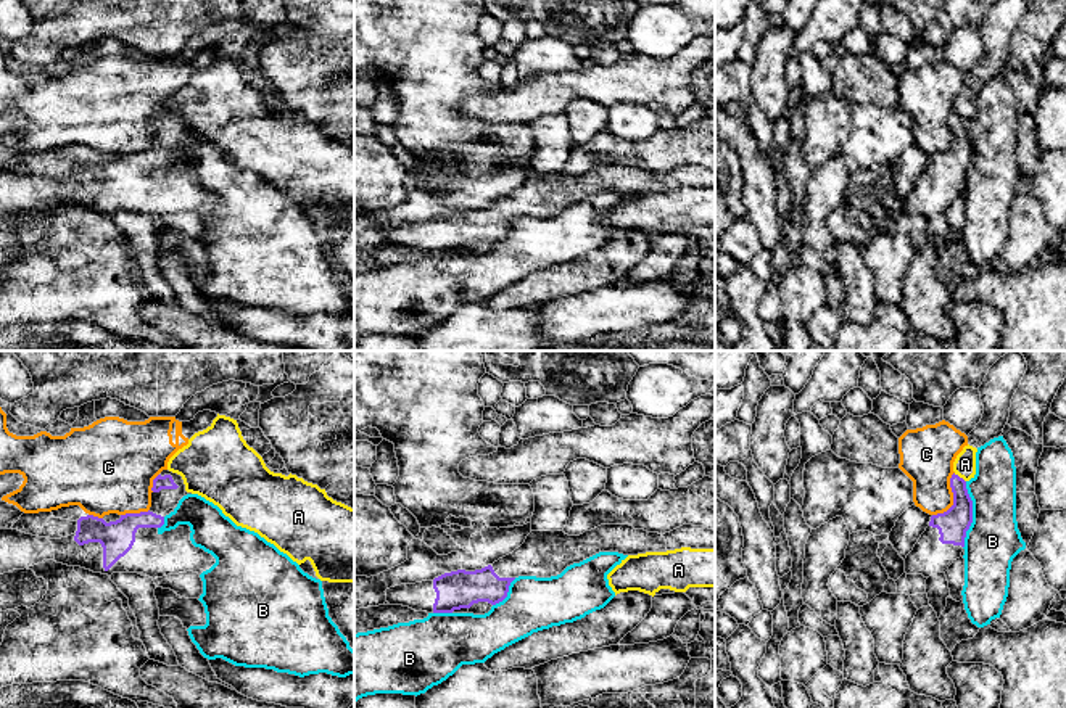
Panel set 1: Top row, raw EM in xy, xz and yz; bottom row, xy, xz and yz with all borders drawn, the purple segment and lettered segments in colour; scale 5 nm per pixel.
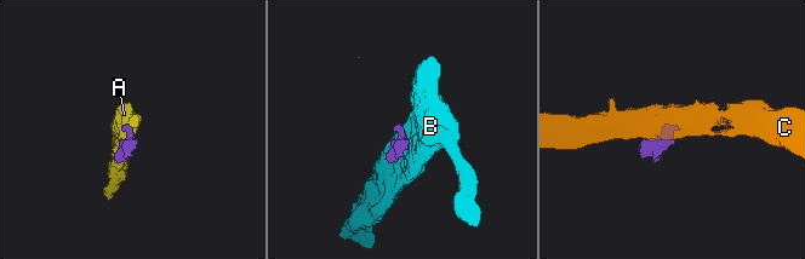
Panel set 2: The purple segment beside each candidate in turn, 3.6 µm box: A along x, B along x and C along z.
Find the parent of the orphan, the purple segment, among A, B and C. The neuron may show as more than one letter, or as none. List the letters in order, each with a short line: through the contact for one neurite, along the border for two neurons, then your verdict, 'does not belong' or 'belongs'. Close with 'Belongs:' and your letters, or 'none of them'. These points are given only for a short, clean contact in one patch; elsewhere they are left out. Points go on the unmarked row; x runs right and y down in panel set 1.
A: line yz (954, 113), (965, 121); does not belong
B: does not belong
C: does not belong
Belongs: none of them

